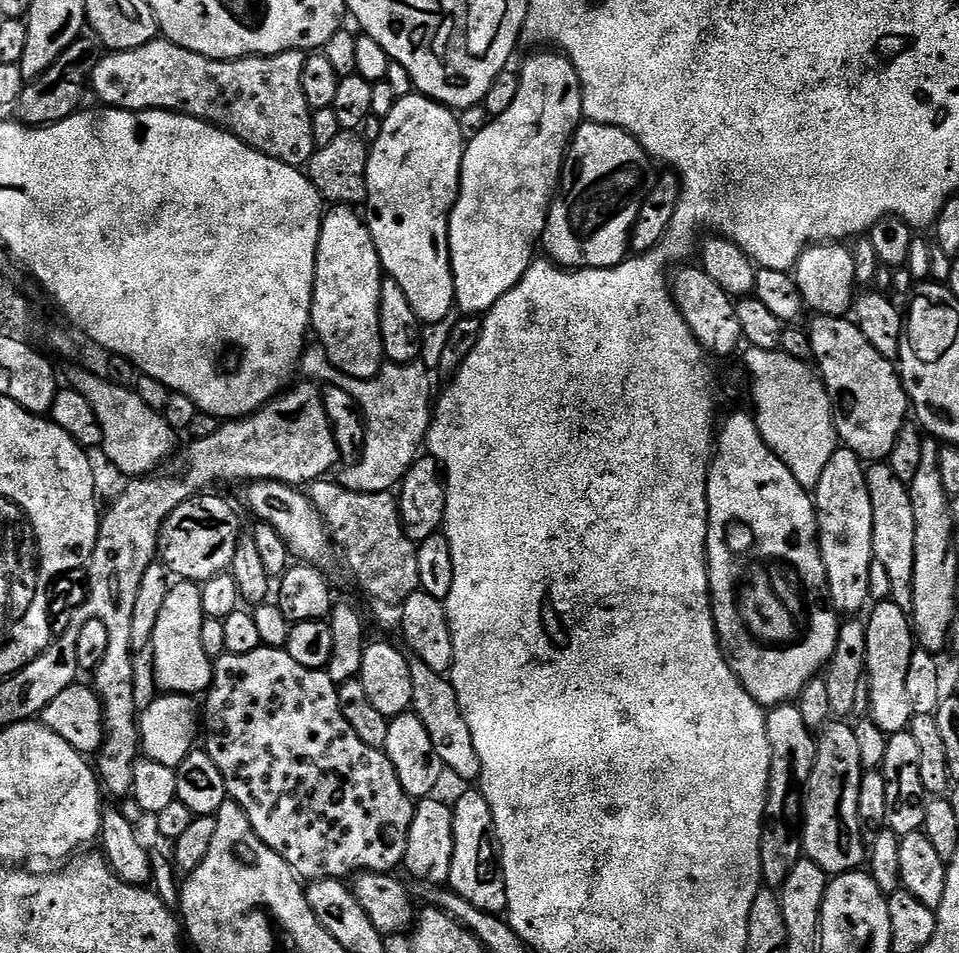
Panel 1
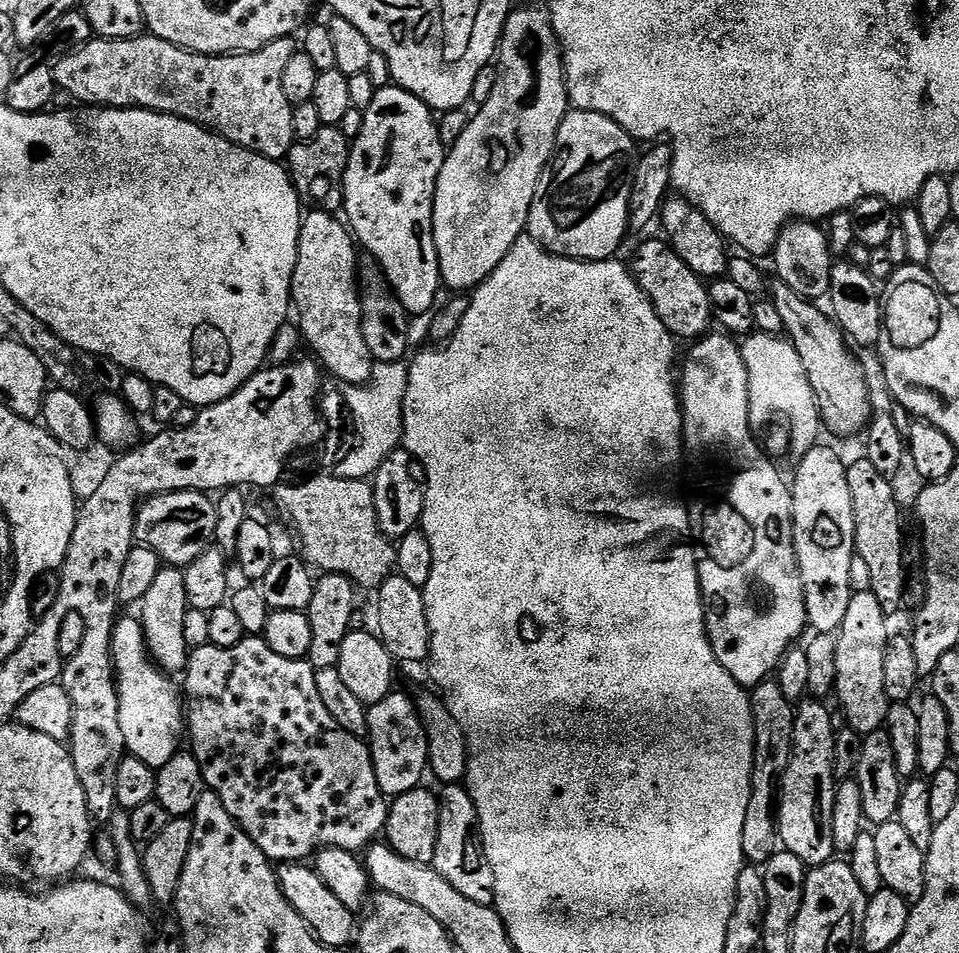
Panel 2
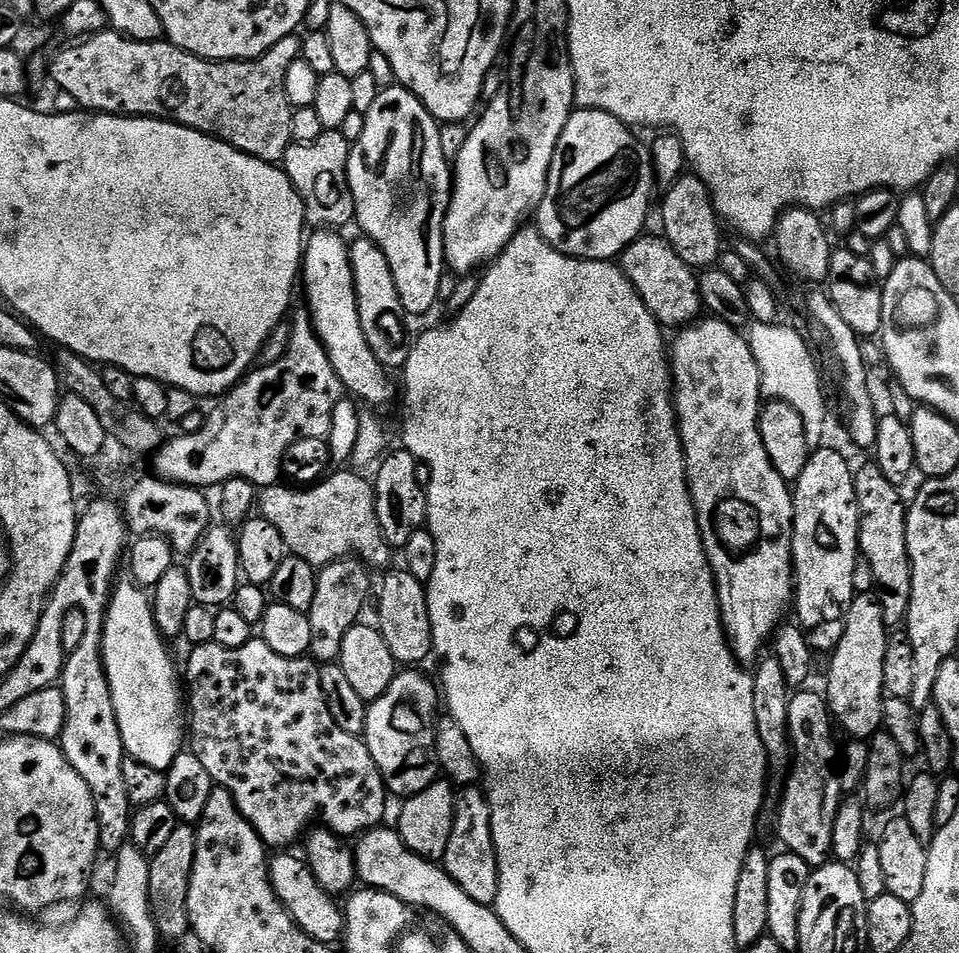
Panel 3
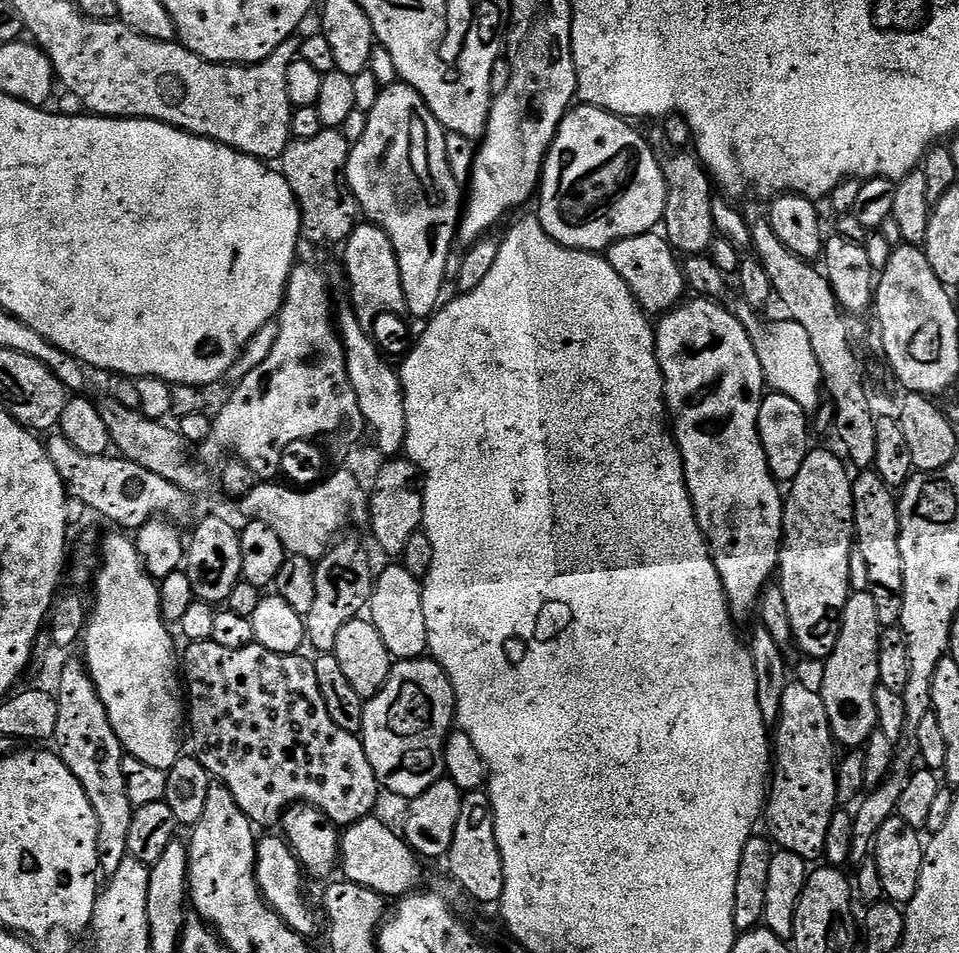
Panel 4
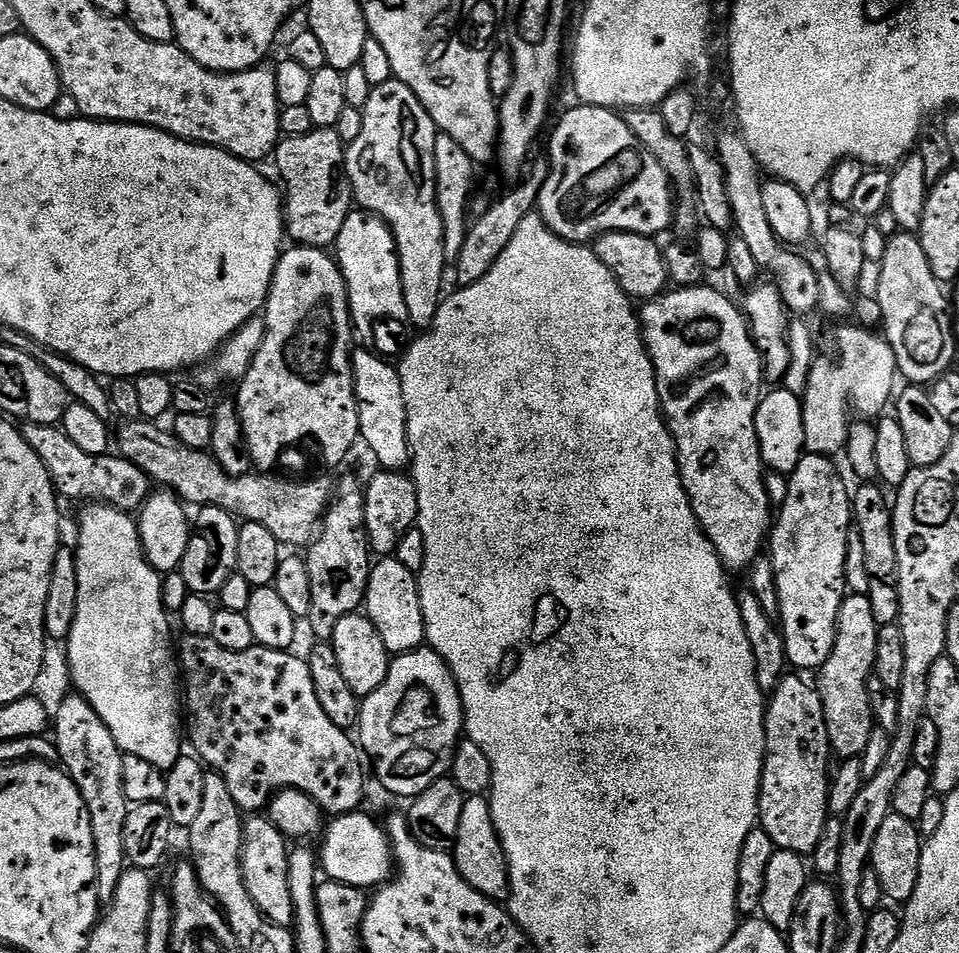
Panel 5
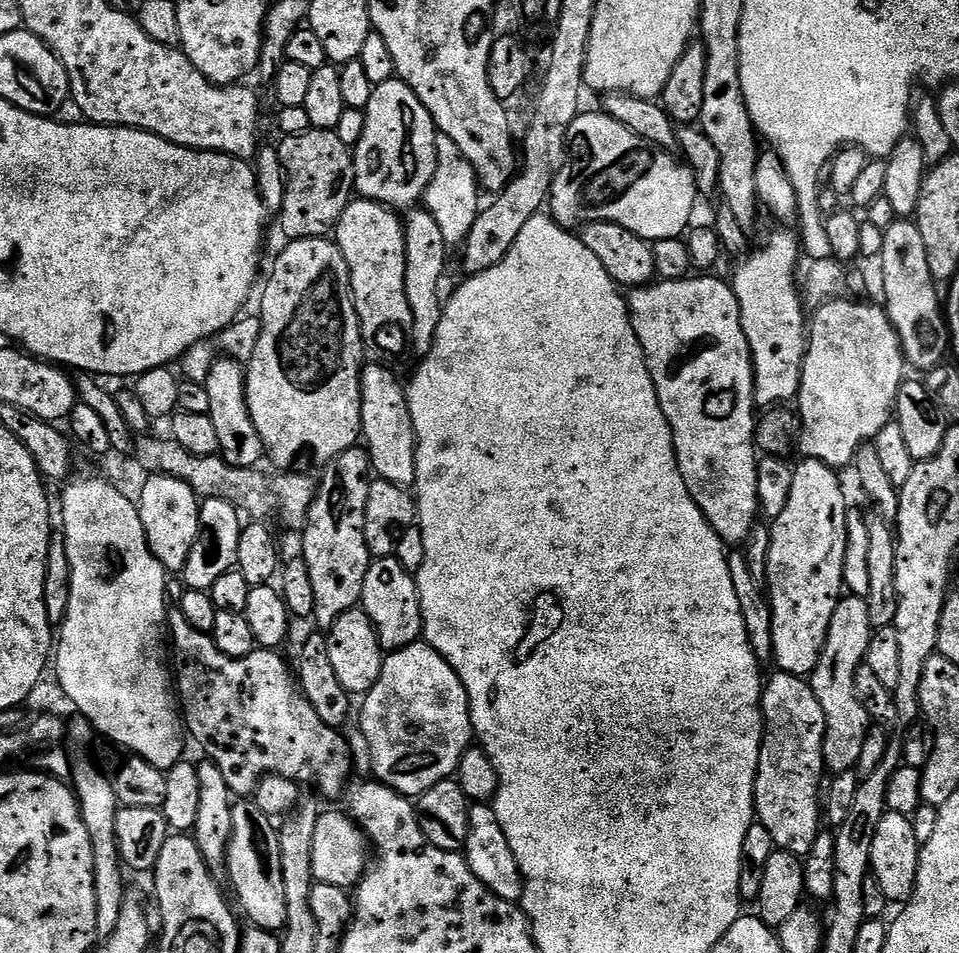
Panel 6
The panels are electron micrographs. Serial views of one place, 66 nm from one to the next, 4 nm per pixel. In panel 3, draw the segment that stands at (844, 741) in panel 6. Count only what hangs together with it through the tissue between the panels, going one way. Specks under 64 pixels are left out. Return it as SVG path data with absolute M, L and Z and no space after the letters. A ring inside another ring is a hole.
M853 595L844 617L844 633L831 653L828 664L828 710L837 725L841 724L849 737L867 741L883 725L883 704L886 697L882 666L888 645L889 629L884 627L882 610L875 595Z

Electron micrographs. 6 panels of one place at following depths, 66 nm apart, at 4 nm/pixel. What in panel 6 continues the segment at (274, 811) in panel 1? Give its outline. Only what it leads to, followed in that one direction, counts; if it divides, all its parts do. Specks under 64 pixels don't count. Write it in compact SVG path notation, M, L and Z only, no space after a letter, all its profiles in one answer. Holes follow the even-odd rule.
M172 610L167 613L166 624L170 629L170 652L176 655L176 664L174 660L174 684L178 689L178 703L182 709L182 719L186 725L186 732L189 737L192 736L200 743L200 748L205 752L207 759L218 766L222 770L222 778L226 778L228 789L232 791L233 797L248 798L256 791L256 787L261 784L265 776L281 776L282 778L290 778L299 782L301 785L320 784L319 795L324 796L340 796L345 795L346 789L349 787L352 776L352 748L346 741L340 737L341 733L335 728L326 726L326 722L322 722L322 718L318 718L314 706L310 706L310 702L306 698L303 689L300 688L300 681L288 669L286 661L280 657L281 653L276 650L257 650L251 652L248 656L242 658L230 658L226 654L222 654L218 650L218 646L212 640L211 635L206 632L199 632L190 626L190 622L186 622L186 618L178 610Z

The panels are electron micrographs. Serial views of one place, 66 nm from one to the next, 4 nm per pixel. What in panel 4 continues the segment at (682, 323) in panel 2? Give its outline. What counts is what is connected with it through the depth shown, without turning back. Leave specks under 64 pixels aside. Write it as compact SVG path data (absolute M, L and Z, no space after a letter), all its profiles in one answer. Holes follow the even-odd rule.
M653 230L646 234L638 234L634 238L622 238L614 242L606 250L606 259L618 274L618 278L626 282L632 296L640 303L645 313L671 312L685 299L686 285L681 261L672 245L659 231Z

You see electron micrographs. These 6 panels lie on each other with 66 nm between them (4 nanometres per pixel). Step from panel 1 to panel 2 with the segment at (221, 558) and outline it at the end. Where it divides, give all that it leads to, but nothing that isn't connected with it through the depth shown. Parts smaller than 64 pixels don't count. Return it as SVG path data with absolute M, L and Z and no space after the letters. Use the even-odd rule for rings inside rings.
M168 492L165 496L154 496L147 501L148 508L139 513L138 536L147 547L153 548L165 565L181 570L195 565L201 555L213 547L219 530L219 507L214 503L211 495L202 492Z

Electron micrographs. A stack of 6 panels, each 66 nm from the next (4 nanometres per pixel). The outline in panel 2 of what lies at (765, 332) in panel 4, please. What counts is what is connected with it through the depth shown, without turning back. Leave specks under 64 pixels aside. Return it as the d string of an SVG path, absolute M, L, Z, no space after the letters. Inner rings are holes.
M754 332L741 343L741 352L747 366L748 393L751 398L750 421L760 427L774 416L785 416L792 423L791 451L797 452L797 457L800 458L808 456L817 447L816 439L822 433L822 423L815 391L795 345L788 338Z

